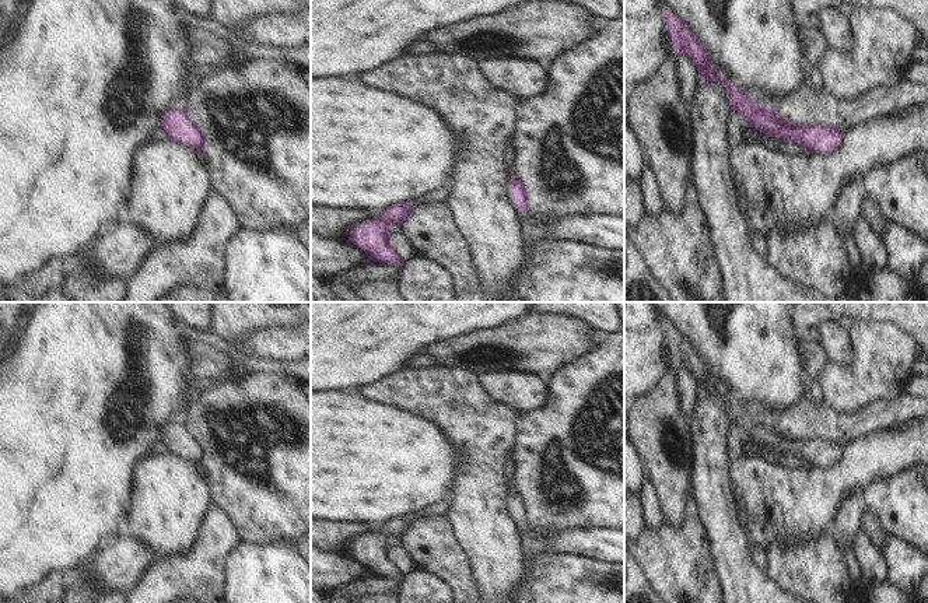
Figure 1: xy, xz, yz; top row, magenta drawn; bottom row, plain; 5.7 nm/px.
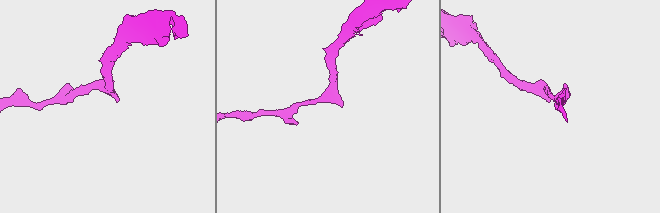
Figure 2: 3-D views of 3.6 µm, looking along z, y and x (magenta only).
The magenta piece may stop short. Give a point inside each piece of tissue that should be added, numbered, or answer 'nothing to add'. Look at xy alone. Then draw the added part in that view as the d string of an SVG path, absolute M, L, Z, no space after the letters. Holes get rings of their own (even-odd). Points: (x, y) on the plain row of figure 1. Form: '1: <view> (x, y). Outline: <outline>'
nothing to add

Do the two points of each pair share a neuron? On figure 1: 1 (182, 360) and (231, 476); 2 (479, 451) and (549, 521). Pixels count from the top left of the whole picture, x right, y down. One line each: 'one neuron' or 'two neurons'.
1: two neurons
2: two neurons

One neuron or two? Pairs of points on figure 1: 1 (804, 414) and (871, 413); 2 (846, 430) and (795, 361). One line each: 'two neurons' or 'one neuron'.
1: one neuron
2: two neurons

